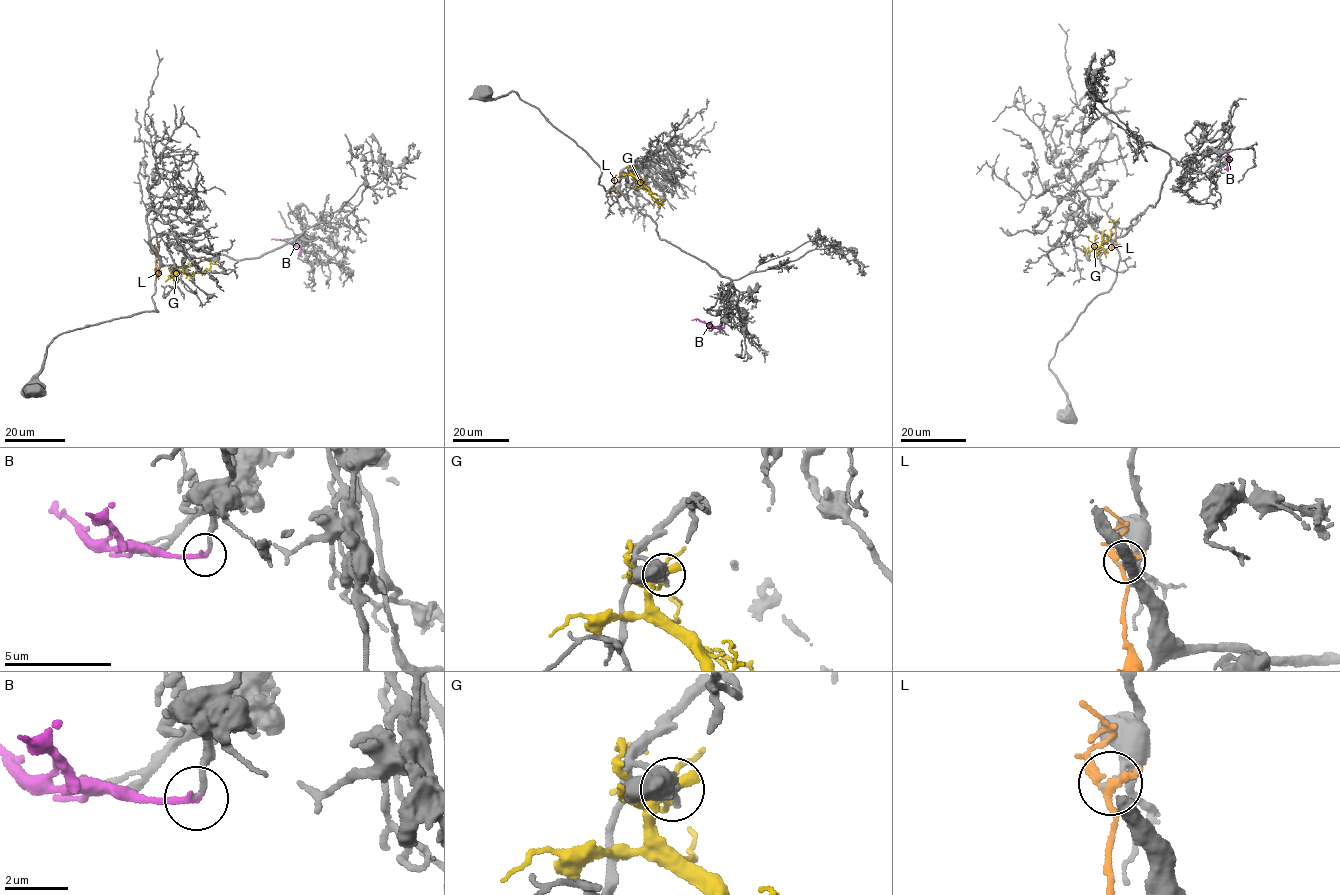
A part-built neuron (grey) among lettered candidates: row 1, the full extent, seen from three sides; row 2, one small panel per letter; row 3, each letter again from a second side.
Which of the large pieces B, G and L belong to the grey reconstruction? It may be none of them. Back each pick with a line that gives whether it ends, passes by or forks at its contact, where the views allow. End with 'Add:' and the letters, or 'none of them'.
B: it ends
Add: B

